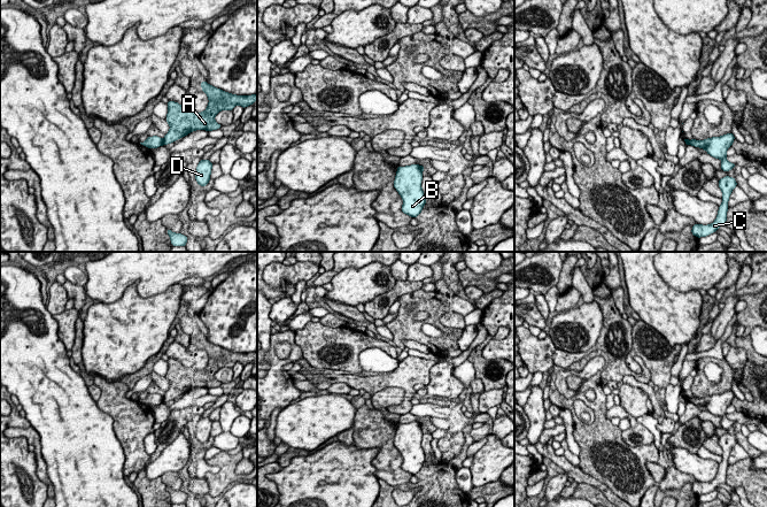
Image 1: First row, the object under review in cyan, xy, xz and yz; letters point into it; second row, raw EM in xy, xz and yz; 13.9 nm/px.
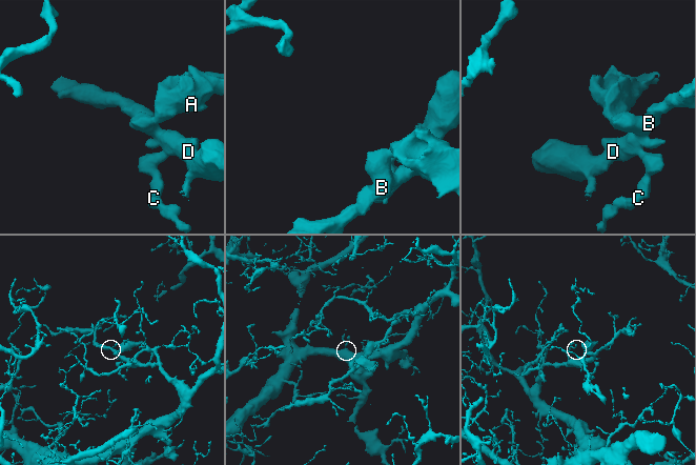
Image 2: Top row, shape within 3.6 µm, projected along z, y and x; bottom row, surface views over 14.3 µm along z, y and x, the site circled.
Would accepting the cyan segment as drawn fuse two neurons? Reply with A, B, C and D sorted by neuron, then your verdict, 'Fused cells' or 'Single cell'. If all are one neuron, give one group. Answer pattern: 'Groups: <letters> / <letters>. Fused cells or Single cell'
Groups: A / B C D. Fused cells

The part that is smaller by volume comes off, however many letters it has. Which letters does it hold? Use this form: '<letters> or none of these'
A

